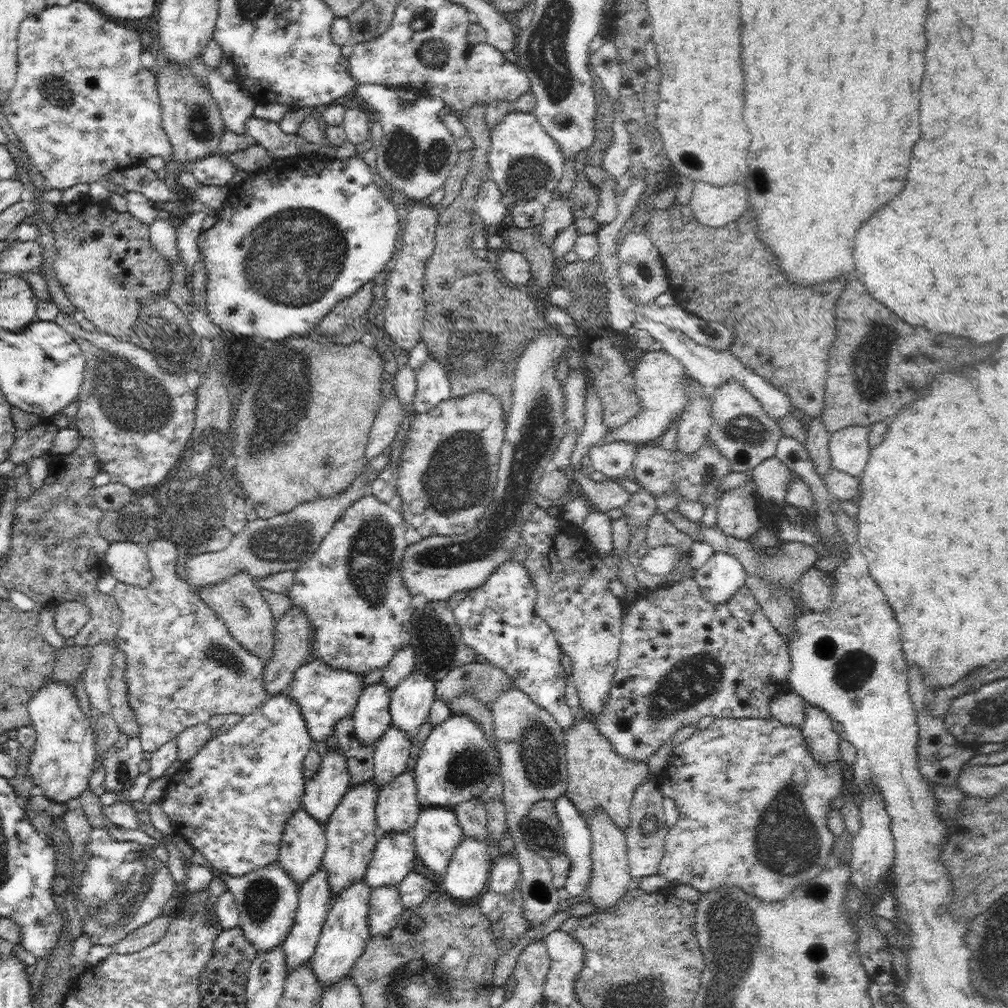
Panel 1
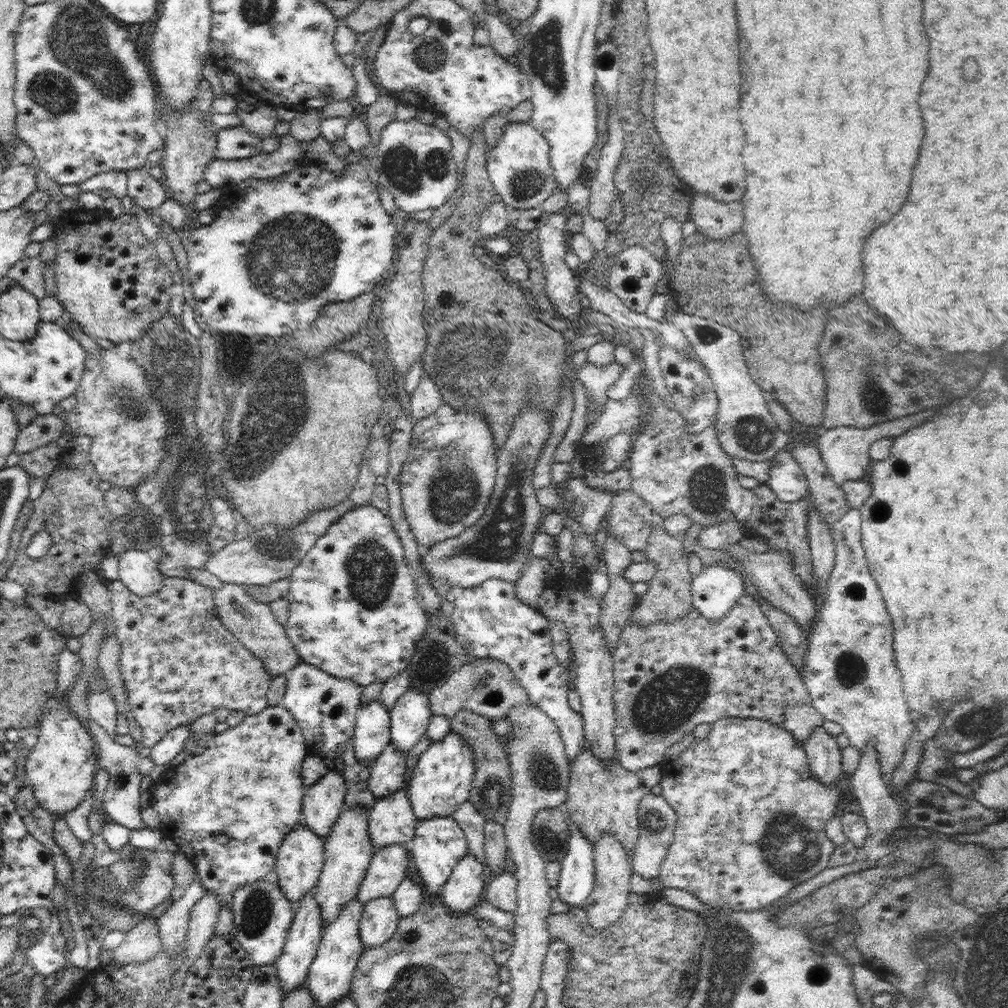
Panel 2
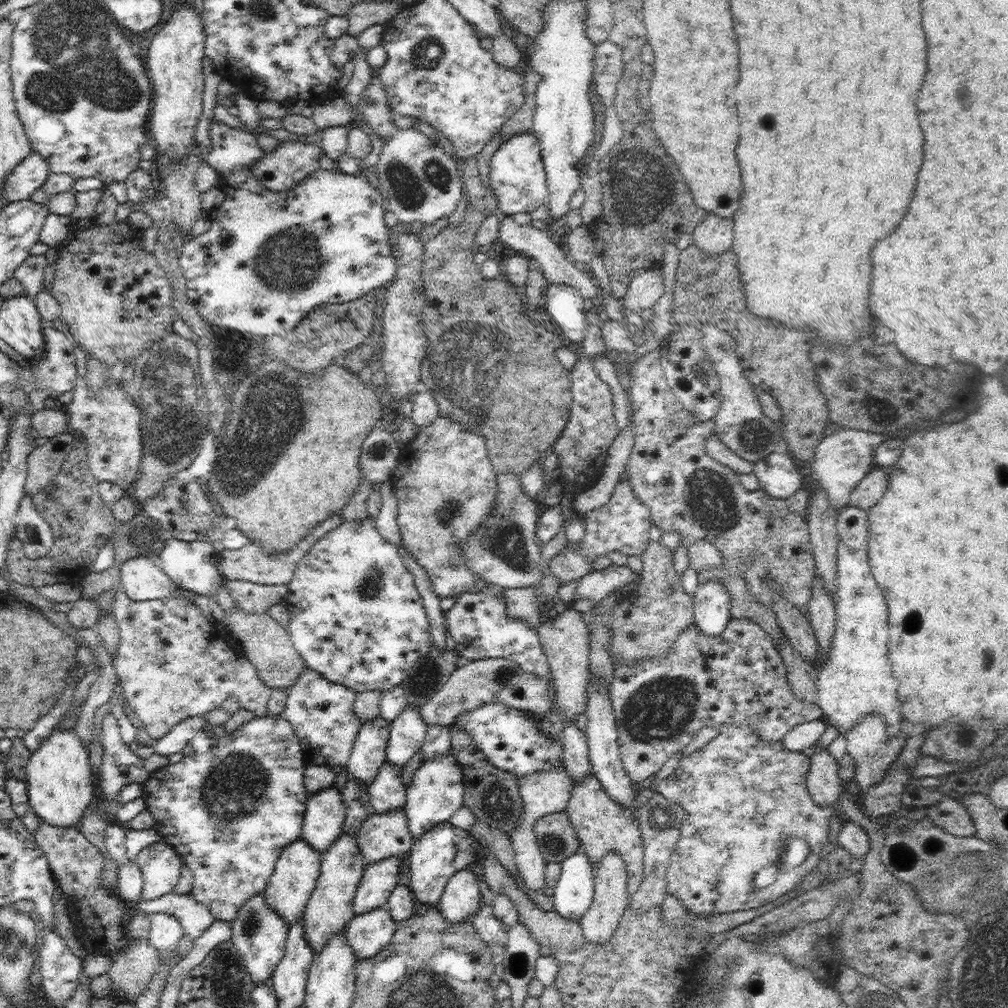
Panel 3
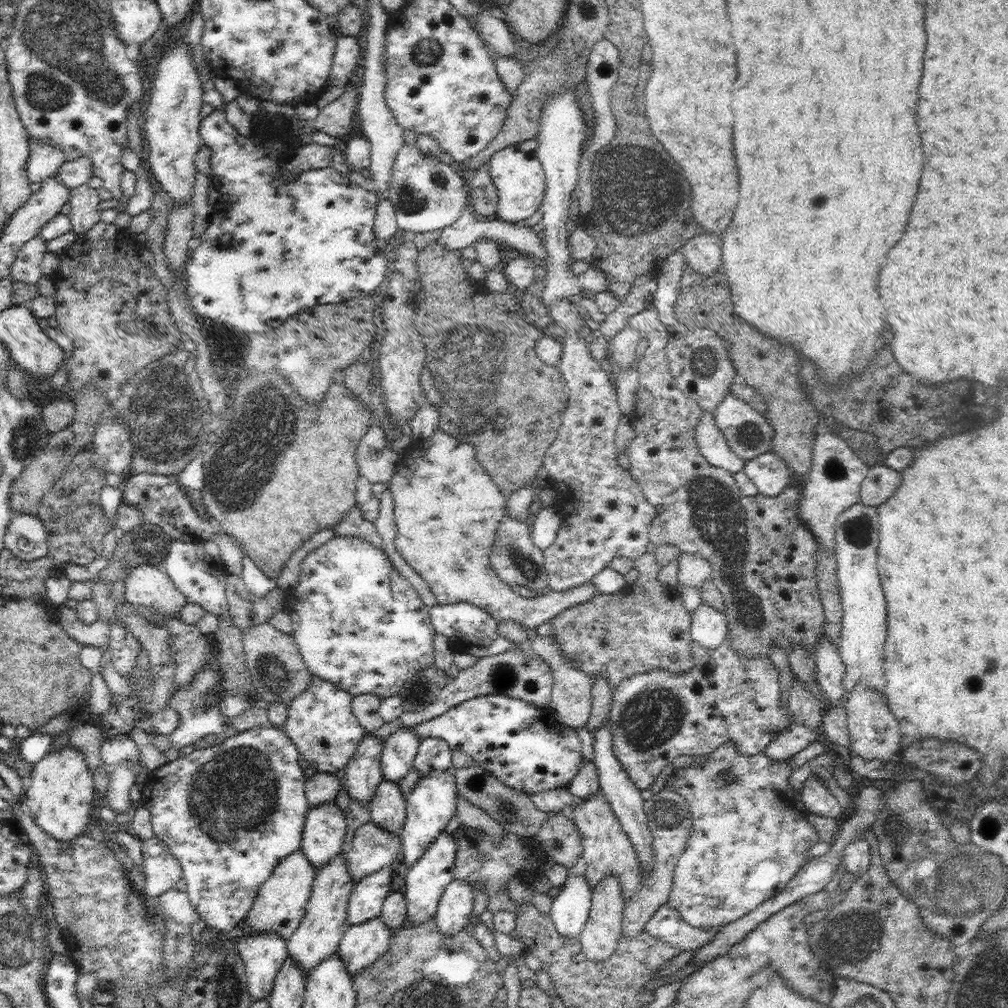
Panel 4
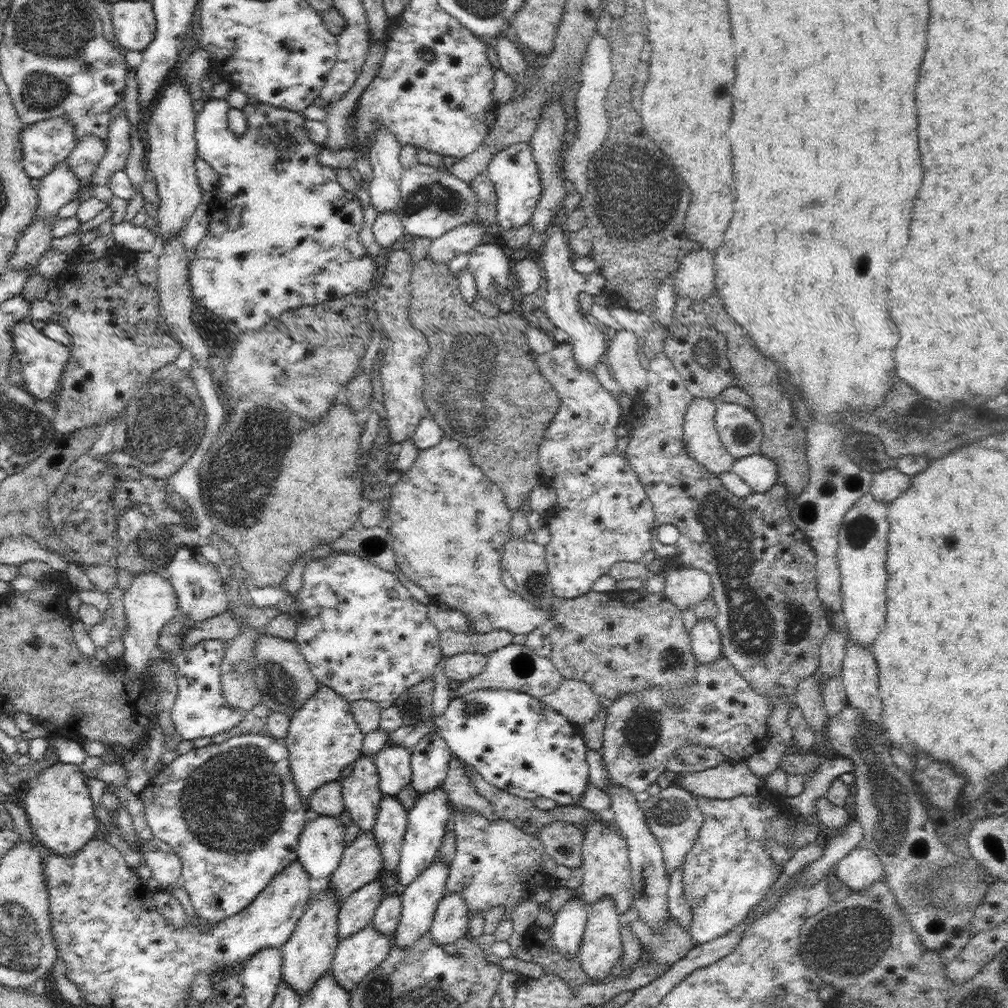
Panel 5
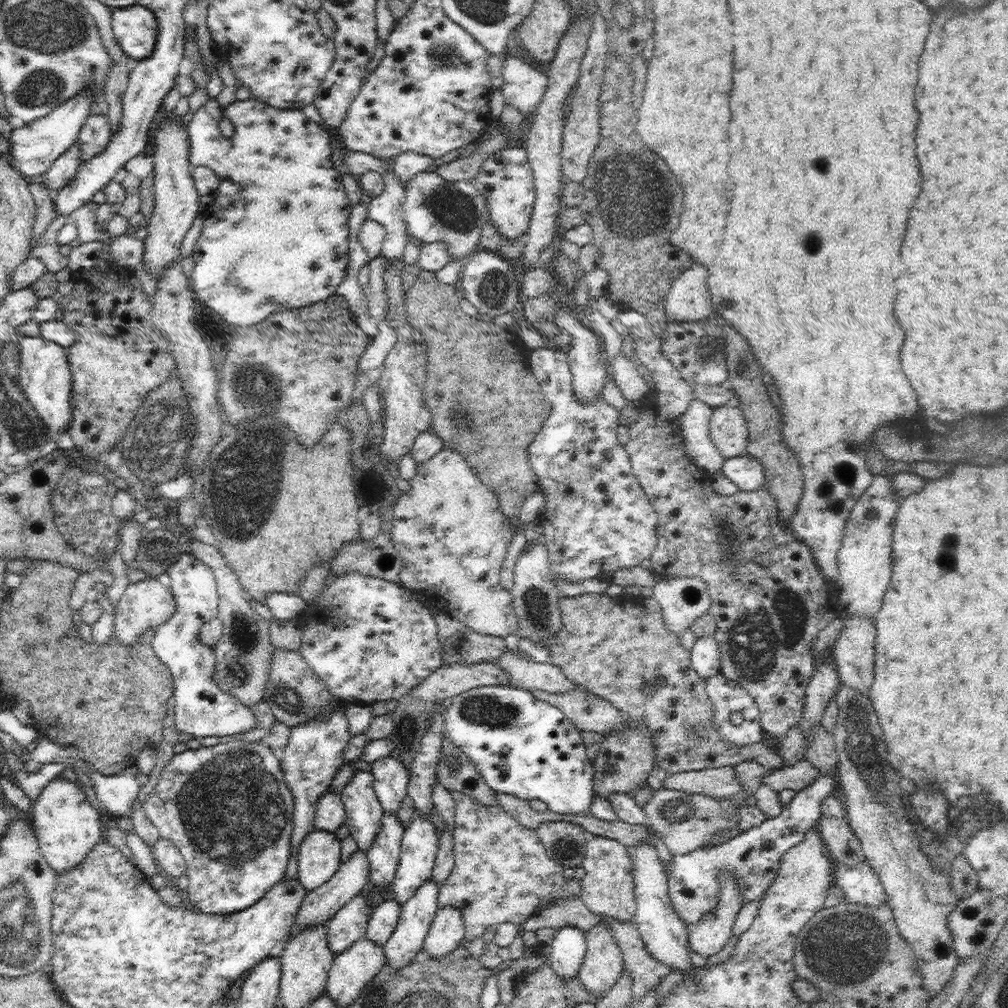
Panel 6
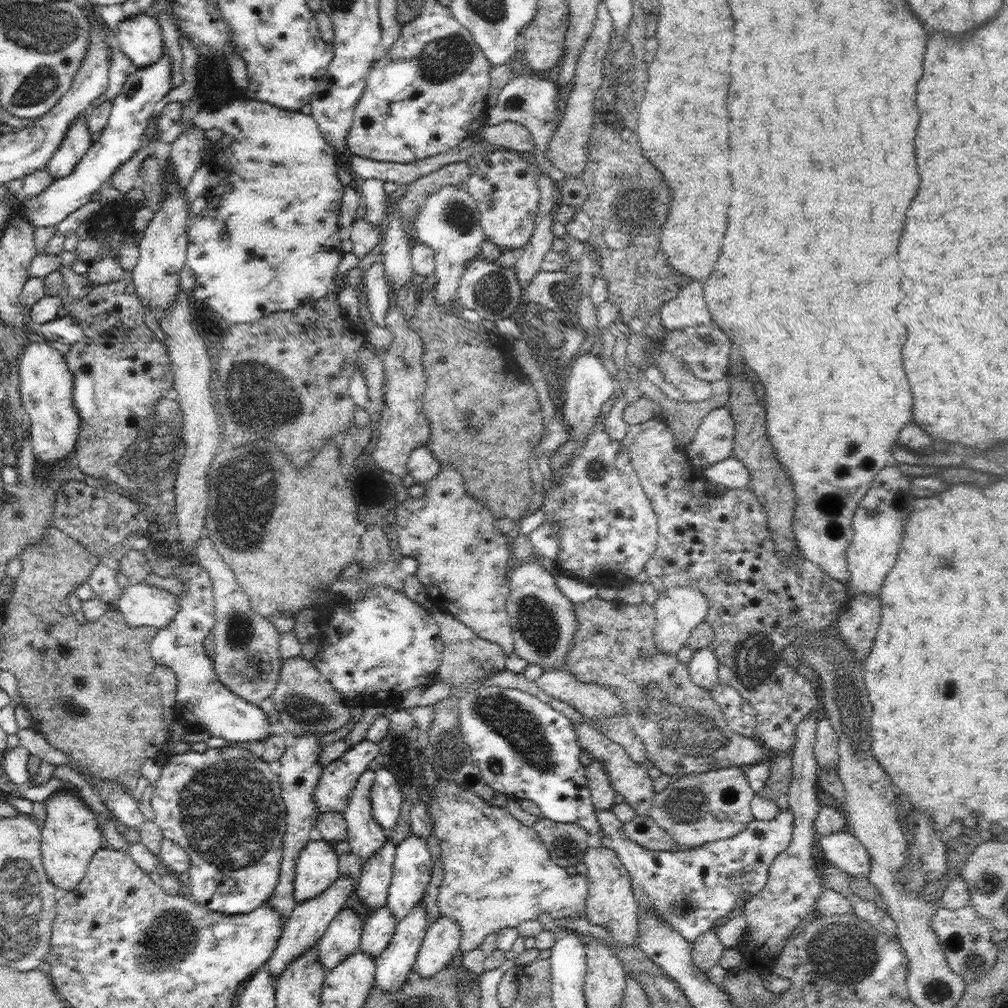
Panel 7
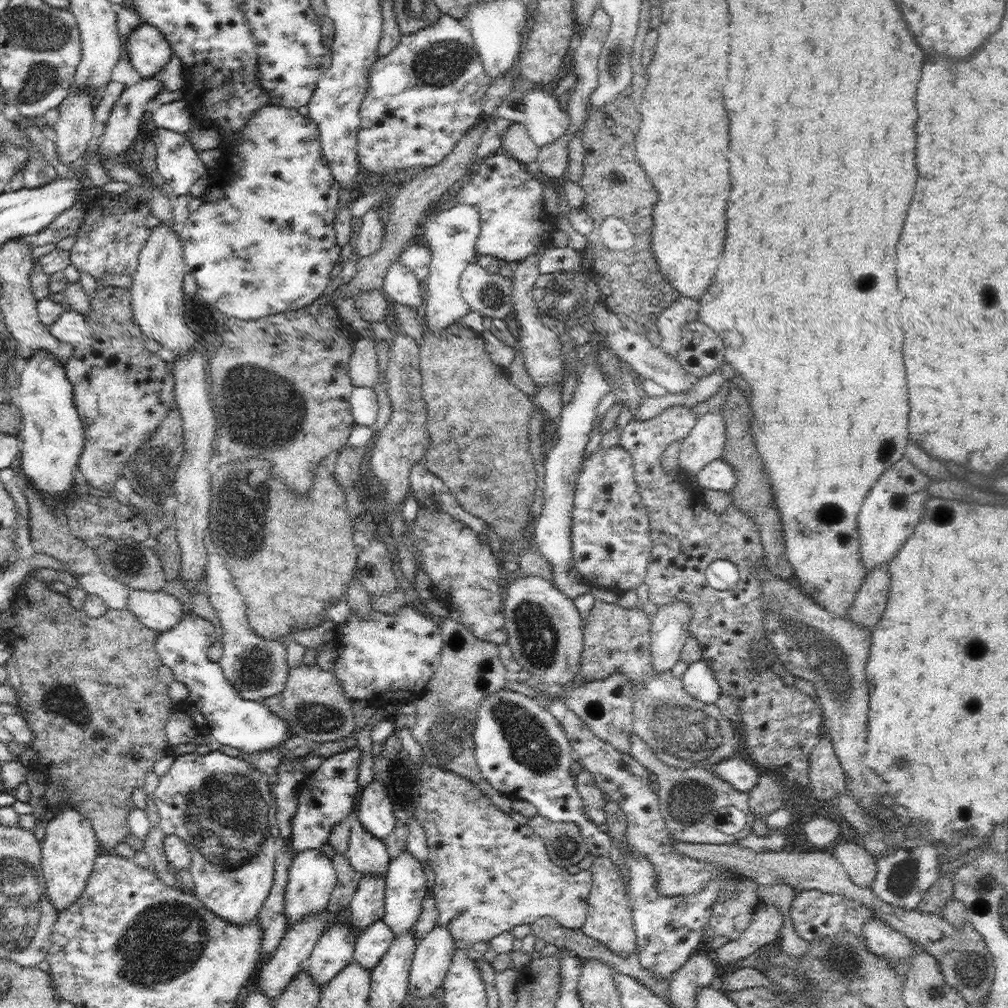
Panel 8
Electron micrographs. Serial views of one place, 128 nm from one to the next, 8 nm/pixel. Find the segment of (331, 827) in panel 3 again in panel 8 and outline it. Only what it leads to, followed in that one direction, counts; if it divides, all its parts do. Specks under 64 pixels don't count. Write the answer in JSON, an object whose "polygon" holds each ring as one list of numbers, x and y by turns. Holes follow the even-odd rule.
{"polygon":[[306,849,296,853,288,870,288,884,284,894,284,912,288,925,294,925,298,919,312,913,320,913,328,908,336,882,338,877,332,859,328,858,322,850]]}

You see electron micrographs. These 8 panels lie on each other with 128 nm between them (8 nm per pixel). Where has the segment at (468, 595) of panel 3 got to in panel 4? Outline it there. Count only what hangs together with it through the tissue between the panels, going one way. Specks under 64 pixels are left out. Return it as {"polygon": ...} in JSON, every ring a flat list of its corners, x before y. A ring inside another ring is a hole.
{"polygon":[[468,602,438,604,429,608,429,615,435,632,442,634,451,643,452,649,460,654,470,654,479,659,484,656,502,654,506,650,516,650,518,645,523,645,516,644,500,634,499,623,490,615,490,612]]}

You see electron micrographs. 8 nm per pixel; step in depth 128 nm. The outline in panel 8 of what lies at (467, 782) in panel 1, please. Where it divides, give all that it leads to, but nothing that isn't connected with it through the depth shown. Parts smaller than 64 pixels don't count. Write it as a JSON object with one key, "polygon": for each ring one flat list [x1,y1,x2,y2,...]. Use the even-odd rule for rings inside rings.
{"polygon":[[408,848,402,850,400,855,389,862,386,872,386,890,384,892,384,922,390,926,390,930,394,933,394,937,398,937,413,928,416,924,422,909,422,900,427,894,426,874,424,873,424,865,420,863,420,859,414,858,412,851]]}

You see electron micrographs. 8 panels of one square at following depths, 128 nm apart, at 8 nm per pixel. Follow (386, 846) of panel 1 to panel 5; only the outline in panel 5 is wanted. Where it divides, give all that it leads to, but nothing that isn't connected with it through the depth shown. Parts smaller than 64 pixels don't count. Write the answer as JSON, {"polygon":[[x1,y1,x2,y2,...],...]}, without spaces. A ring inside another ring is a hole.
{"polygon":[[380,875,341,902,338,912,338,940,346,939,372,923,378,904,386,896,382,891,381,879,385,879,385,876]]}

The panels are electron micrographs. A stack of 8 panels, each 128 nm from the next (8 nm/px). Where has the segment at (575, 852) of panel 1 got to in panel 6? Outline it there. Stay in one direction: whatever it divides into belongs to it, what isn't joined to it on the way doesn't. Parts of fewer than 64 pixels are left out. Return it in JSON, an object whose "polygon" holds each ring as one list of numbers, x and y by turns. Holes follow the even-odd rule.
{"polygon":[[566,925,555,931,548,943,549,962,564,982,577,978,587,949,586,933,578,927]]}

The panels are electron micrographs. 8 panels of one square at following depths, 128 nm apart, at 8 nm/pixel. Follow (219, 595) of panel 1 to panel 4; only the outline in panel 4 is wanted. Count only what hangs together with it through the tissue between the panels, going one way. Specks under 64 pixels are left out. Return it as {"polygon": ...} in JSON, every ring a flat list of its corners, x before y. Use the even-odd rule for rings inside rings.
{"polygon":[[271,623,254,626,243,632,245,665,248,667,254,694,268,705,274,702,289,704,310,686,312,674,306,668,298,645,289,634,277,630]]}

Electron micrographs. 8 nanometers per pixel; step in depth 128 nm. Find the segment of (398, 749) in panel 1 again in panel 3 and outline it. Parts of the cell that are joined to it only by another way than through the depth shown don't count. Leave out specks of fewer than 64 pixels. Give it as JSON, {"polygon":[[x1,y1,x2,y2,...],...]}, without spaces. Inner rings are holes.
{"polygon":[[384,761,372,783,367,786,374,812,384,813,394,811,398,807,404,808,406,789,406,785,402,782,401,768,394,766,390,761]]}

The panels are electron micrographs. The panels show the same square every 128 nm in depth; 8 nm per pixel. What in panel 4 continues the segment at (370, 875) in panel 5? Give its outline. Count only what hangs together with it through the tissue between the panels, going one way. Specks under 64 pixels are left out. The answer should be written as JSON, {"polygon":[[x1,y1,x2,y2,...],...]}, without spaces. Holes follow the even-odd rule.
{"polygon":[[370,820,355,832,352,845,344,849,348,871,356,884,384,867,390,867,402,850,401,836,395,836]]}

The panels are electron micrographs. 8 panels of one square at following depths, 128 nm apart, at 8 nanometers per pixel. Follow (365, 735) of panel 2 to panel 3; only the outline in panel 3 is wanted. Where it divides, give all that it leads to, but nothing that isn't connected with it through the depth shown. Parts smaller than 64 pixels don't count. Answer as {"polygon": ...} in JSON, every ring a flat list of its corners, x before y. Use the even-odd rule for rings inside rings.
{"polygon":[[382,715,362,722,352,754,345,766,348,774,368,786,386,761,390,722]]}

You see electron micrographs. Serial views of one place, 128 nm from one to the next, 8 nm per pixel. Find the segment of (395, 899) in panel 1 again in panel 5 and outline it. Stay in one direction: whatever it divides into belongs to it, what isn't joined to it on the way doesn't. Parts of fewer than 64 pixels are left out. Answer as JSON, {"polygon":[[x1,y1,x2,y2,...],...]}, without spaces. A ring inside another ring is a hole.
{"polygon":[[373,924,340,939,331,970,334,979,351,993,360,981,388,956,393,936,382,935]]}

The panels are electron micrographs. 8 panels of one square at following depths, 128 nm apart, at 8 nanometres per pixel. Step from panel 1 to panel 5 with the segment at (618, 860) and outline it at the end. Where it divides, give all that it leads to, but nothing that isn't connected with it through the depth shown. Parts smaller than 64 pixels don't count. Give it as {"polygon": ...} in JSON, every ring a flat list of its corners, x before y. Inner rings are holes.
{"polygon":[[604,895,602,899,590,905,587,911,587,923,583,934,582,944,580,945,580,957,582,969,586,971,586,976,590,979,604,980,608,977,618,959,623,956,623,944,621,939,620,915,616,910,614,899]]}

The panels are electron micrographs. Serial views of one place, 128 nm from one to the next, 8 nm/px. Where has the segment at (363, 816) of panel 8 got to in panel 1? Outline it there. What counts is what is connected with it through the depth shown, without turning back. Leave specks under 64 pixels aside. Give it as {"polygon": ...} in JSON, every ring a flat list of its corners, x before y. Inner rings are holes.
{"polygon":[[412,670,398,686,391,690,389,705,391,724,409,734,429,718,431,705,436,698,436,685,428,673]]}

